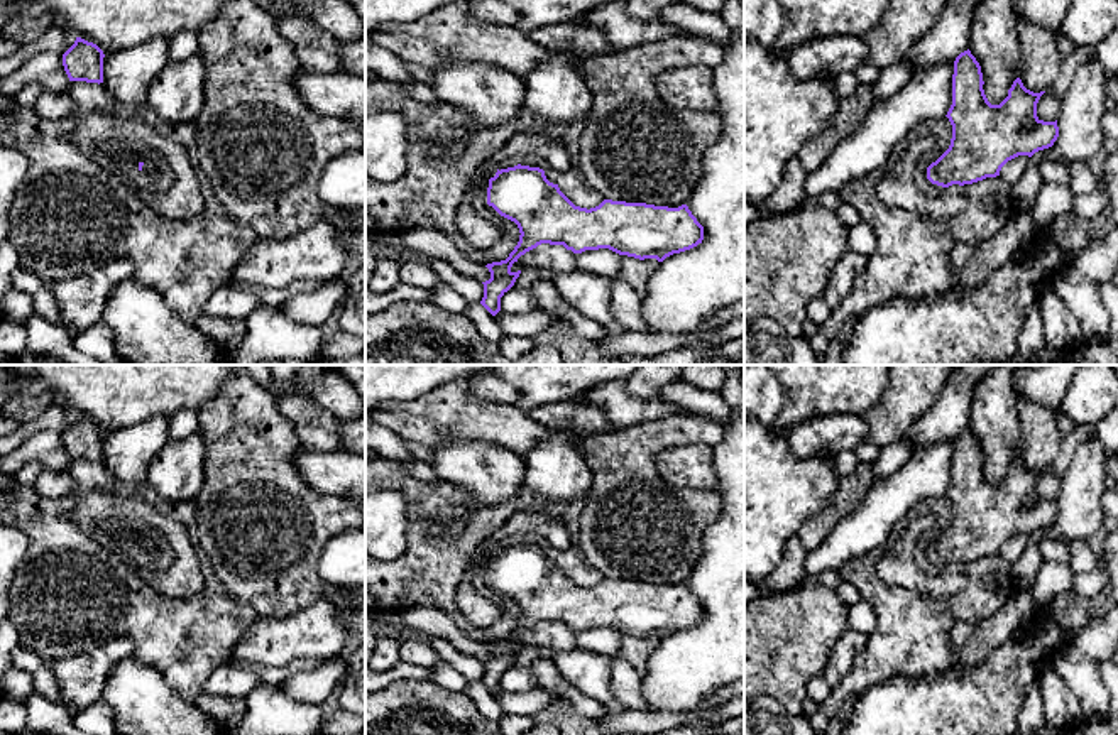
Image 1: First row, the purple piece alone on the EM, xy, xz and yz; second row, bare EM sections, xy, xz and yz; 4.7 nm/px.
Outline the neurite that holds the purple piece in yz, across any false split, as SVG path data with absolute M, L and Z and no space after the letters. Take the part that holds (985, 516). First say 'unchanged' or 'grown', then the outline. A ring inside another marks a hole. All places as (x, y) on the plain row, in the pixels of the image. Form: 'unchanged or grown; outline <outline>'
unchanged; outline M969 427L961 431L954 439L952 483L945 493L952 517L949 527L927 546L932 563L949 566L996 556L1008 539L1032 536L1057 519L1057 498L1037 495L1037 482L1045 470L1033 471L1017 456L1008 475L991 483L983 463L976 436Z

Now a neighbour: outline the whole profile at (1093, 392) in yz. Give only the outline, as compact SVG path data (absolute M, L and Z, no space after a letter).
M1079 365L1060 409L1076 424L1096 426L1118 406L1118 375L1113 365Z

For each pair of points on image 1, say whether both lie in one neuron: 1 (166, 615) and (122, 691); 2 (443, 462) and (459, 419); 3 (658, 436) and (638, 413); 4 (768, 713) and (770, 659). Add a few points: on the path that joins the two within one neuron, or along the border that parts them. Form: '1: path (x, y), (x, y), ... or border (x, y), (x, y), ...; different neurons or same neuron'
1: border (134, 654), (147, 663), (169, 686); different neurons
2: border (489, 443), (452, 440), (433, 448); different neurons
3: border (685, 414), (653, 418), (608, 431); different neurons
4: border (761, 695), (773, 696), (792, 713), (804, 713); different neurons

